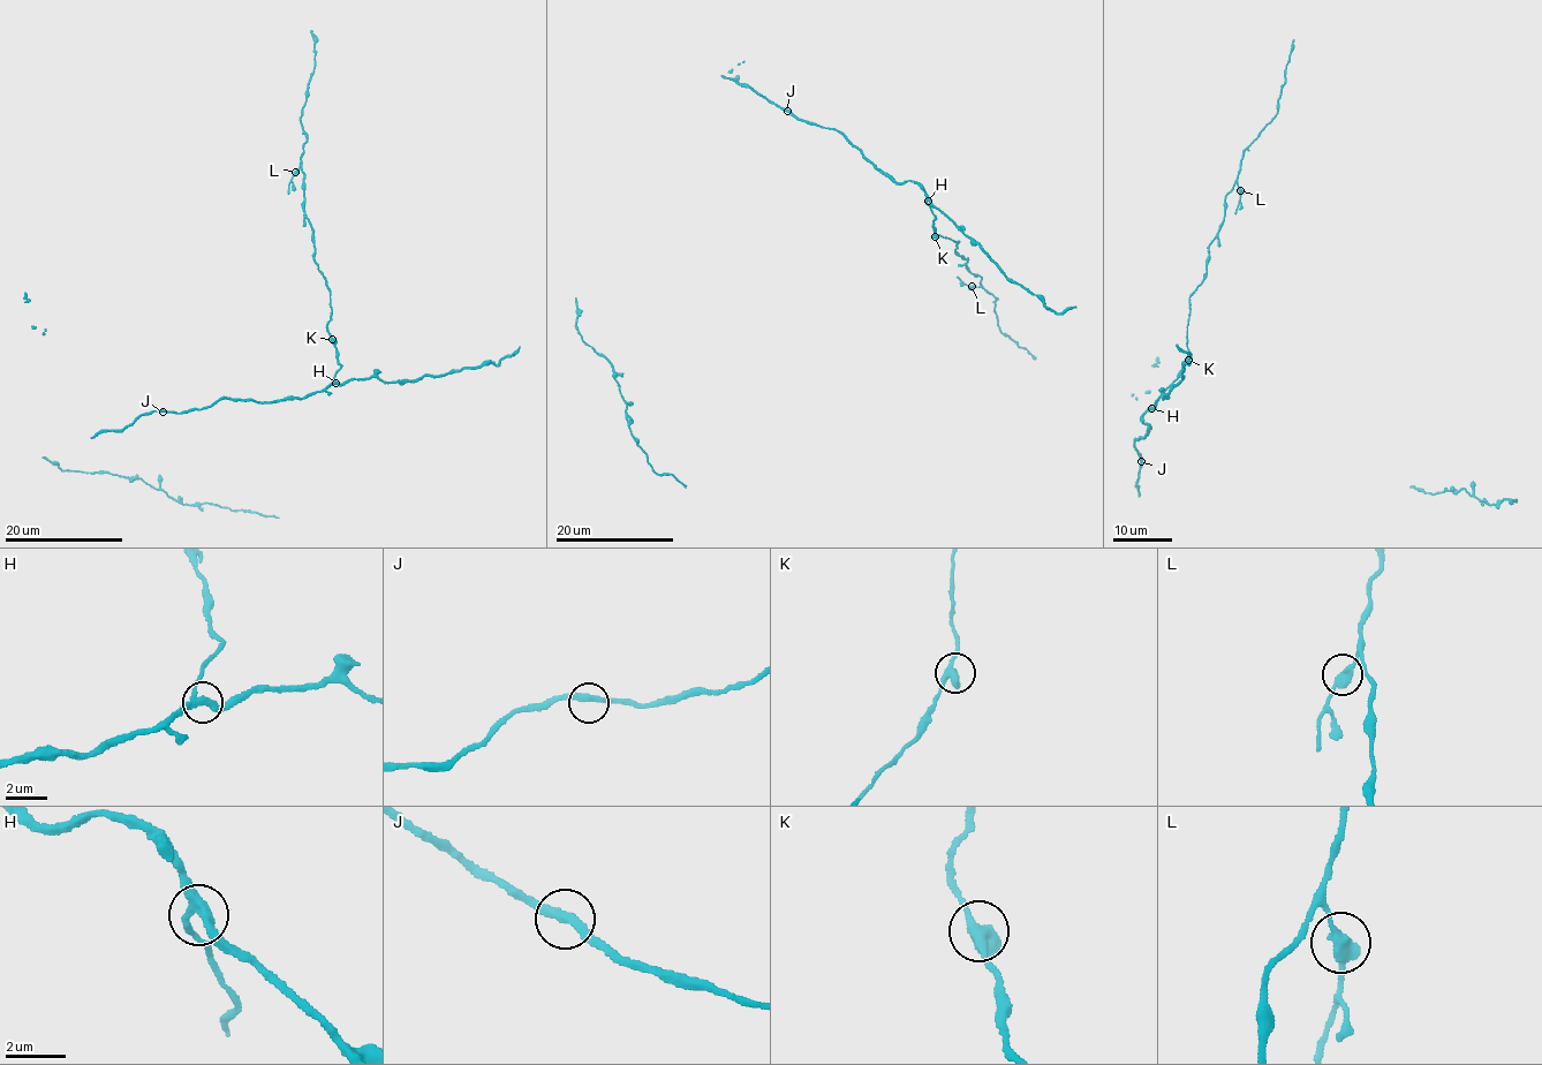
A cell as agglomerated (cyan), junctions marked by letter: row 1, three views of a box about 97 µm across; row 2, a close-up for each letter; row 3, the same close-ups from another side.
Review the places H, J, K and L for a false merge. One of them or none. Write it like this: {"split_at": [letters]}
{"split_at": ["L"]}

